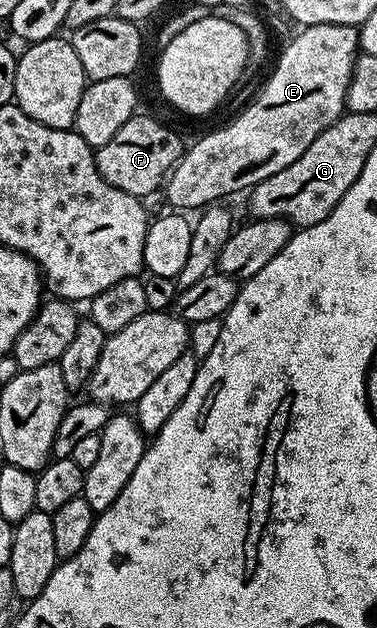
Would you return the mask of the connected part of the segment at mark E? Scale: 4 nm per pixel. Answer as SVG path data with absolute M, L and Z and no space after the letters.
M307 25L300 32L282 51L261 94L259 89L256 96L244 106L246 109L230 125L203 134L190 149L188 146L182 152L180 161L170 171L163 186L163 194L173 204L170 206L174 210L197 211L204 206L224 202L228 193L237 193L240 189L248 191L263 179L271 179L275 171L291 167L291 163L295 163L295 159L299 159L299 155L303 155L311 143L315 143L317 136L346 112L347 87L359 56L358 30L352 25Z

